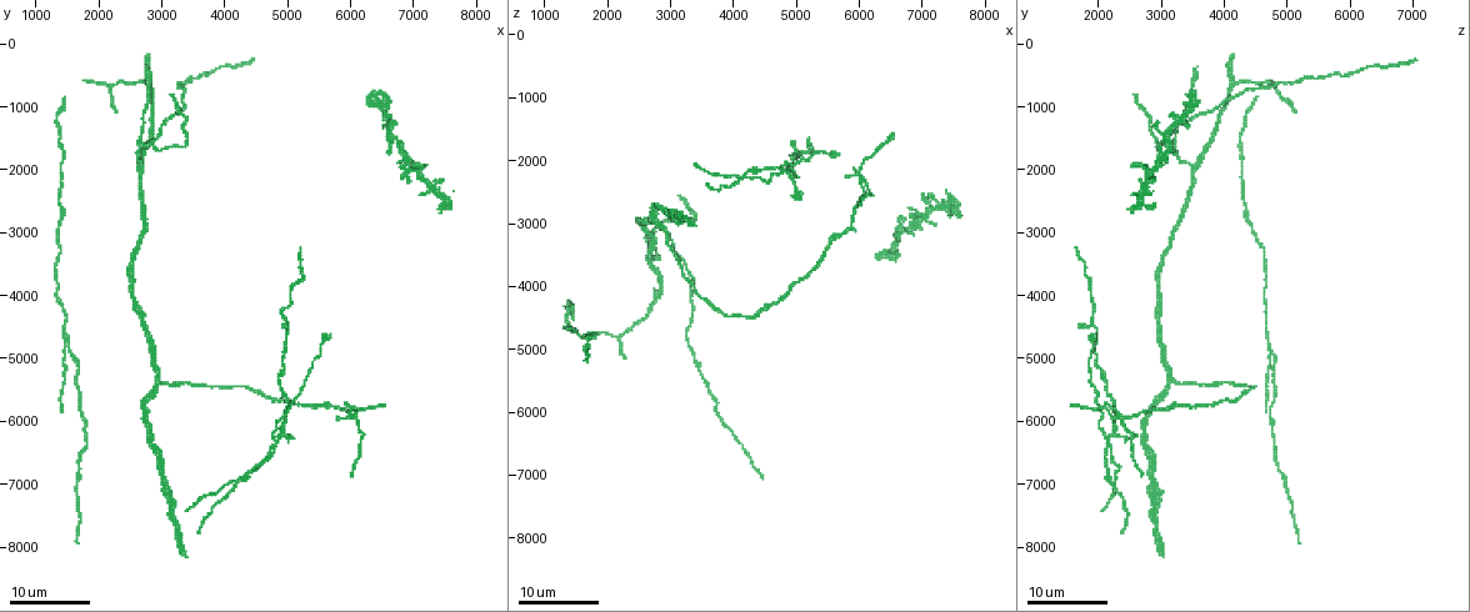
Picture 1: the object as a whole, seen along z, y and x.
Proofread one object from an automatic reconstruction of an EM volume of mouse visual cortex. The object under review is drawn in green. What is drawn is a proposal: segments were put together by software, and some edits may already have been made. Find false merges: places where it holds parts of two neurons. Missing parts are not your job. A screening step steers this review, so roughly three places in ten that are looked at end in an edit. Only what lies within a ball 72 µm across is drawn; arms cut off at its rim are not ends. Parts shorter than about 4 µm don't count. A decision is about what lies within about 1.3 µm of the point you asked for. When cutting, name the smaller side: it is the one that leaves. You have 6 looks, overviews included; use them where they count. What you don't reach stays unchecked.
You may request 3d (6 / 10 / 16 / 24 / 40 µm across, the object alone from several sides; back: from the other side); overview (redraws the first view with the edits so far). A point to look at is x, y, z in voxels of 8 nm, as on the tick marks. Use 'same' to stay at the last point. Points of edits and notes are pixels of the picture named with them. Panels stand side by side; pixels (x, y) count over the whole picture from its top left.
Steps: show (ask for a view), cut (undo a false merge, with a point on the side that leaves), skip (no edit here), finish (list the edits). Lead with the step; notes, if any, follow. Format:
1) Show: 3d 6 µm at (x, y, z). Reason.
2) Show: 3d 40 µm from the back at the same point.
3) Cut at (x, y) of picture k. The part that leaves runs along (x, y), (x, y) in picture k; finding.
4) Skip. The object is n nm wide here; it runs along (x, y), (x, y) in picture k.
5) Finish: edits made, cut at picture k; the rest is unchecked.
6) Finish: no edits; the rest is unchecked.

Show: 3d 24 µm at (2900, 5350, 3150). Thin arm on a thick one.

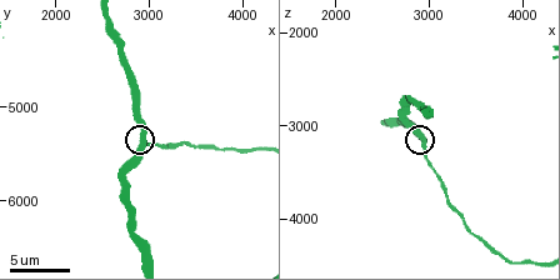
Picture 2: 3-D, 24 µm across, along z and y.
Show: 3d 10 µm at (2950, 5400, 3150).

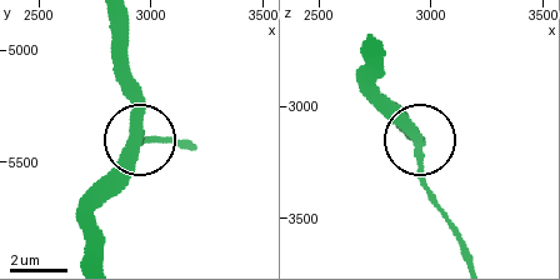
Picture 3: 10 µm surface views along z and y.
Skip. The side arm is 52 µm long; it runs along (111, 21), (114, 71), (133, 106), (138, 135), (164, 143) in picture 3; one neuron here.

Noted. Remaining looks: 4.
Show: 3d 16 µm at (5500, 5700, 3350). Thick turns thin.

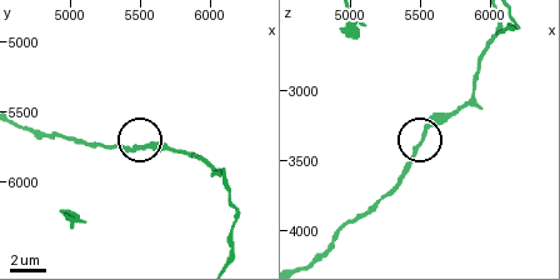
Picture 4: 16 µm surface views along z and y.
Show: 3d 10 µm at (5520, 5740, 3340).

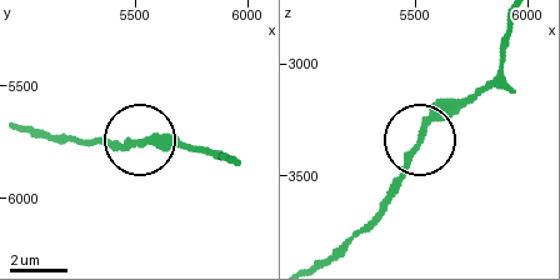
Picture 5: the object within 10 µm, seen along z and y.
Skip. It runs along (328, 258), (370, 215), (413, 144), (475, 89) in picture 5; continuous, no second neuron.

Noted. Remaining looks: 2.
Show: 3d 24 µm at (6150, 6000, 2400). Looks like a crossing.

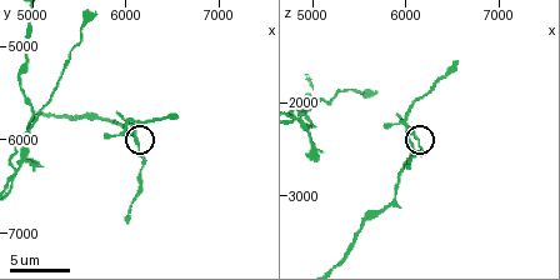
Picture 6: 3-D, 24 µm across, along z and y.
Show: 3d 6 µm at (6150, 6000, 2400).

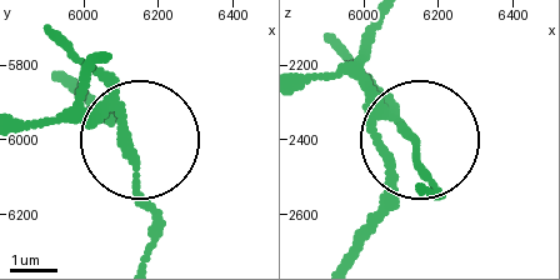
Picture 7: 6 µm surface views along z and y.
Cut at (135, 169) of picture 7. The part that leaves runs along (113, 104), (153, 219), (145, 255) in picture 7; two neurons meet here.

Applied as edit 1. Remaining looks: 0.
Finish: edits made, cut at picture 7; the rest is unchecked.

